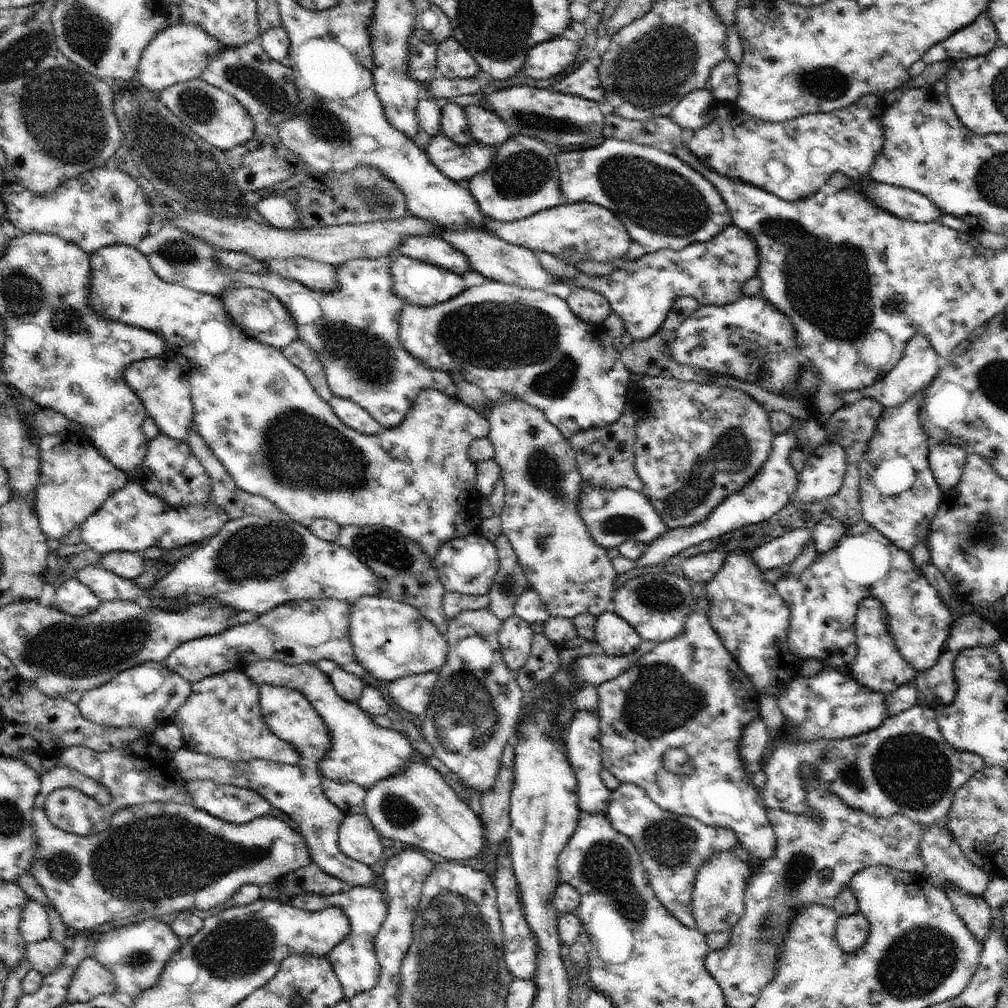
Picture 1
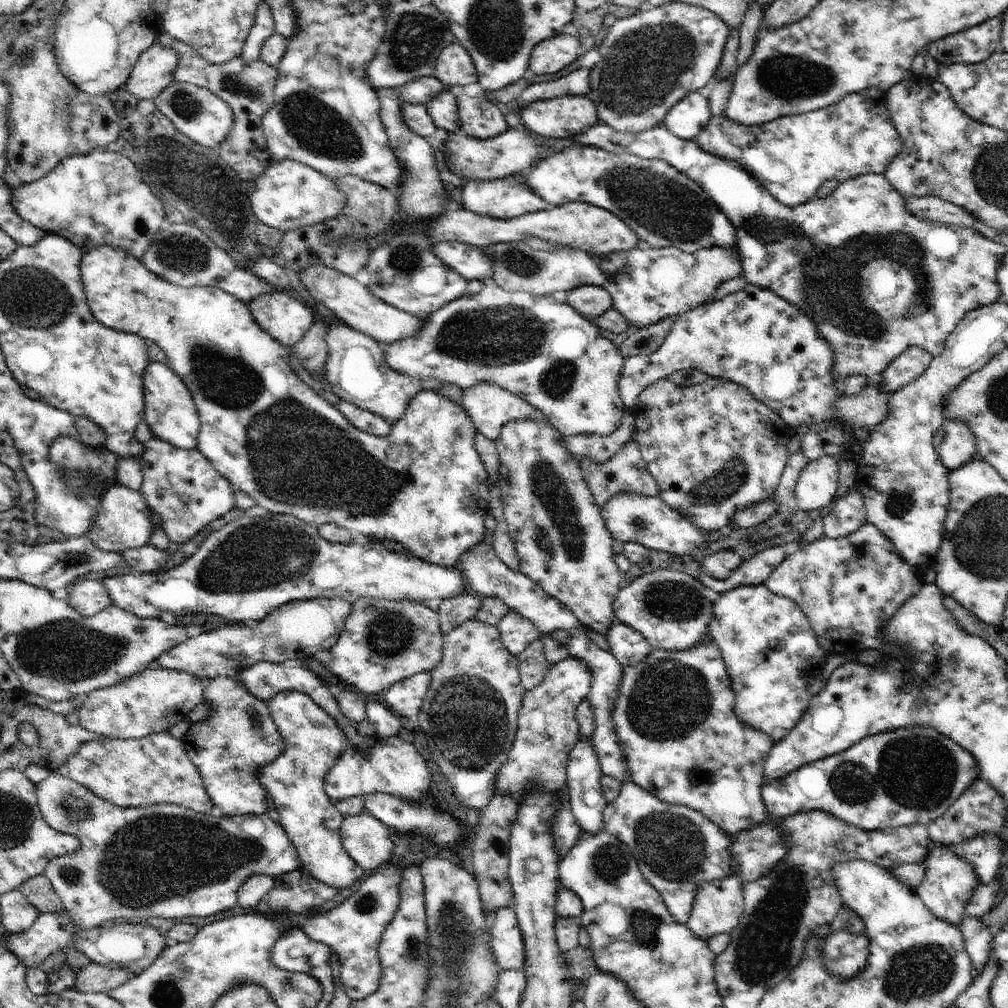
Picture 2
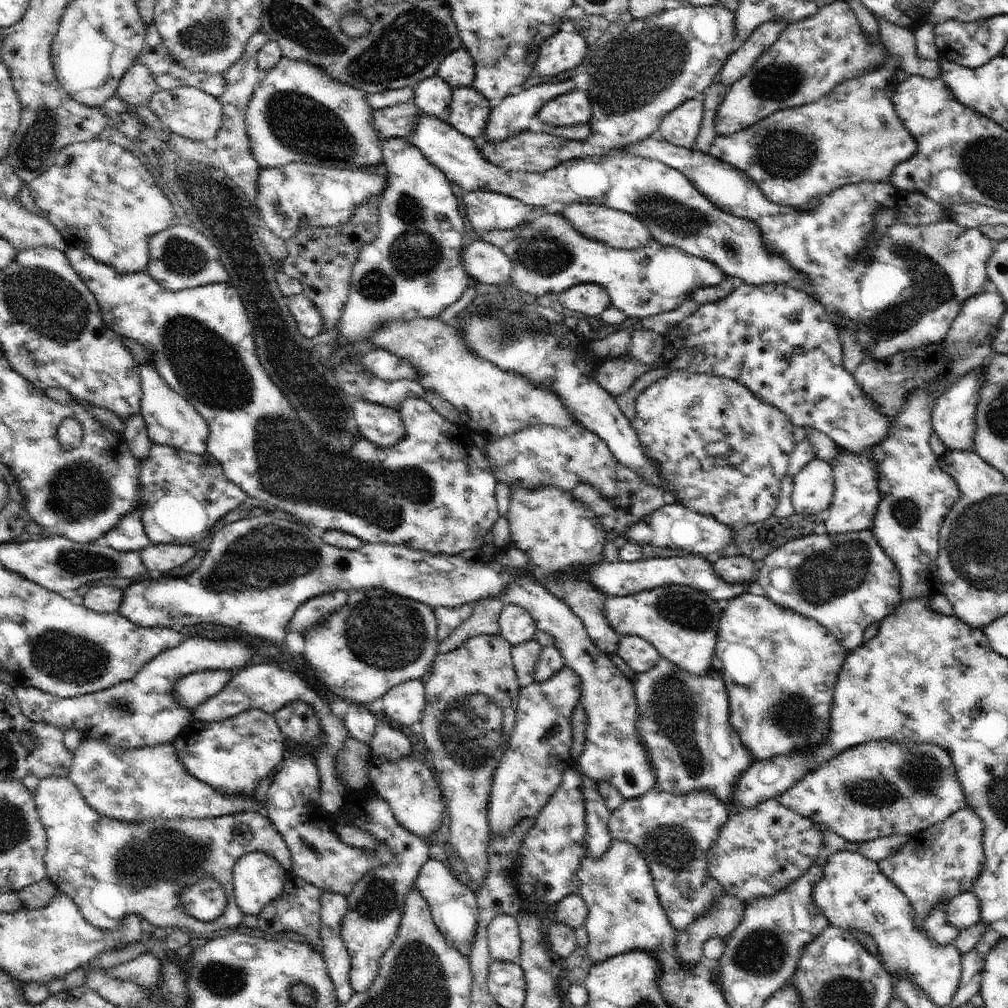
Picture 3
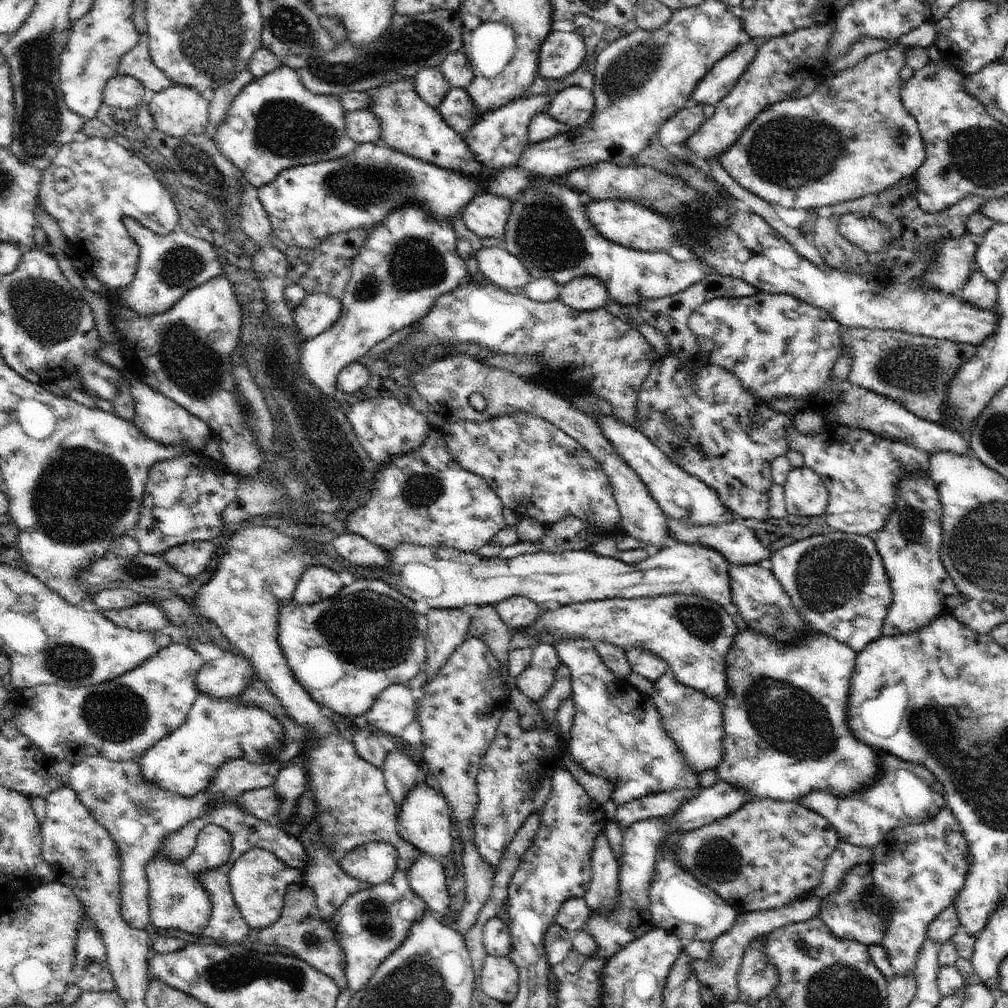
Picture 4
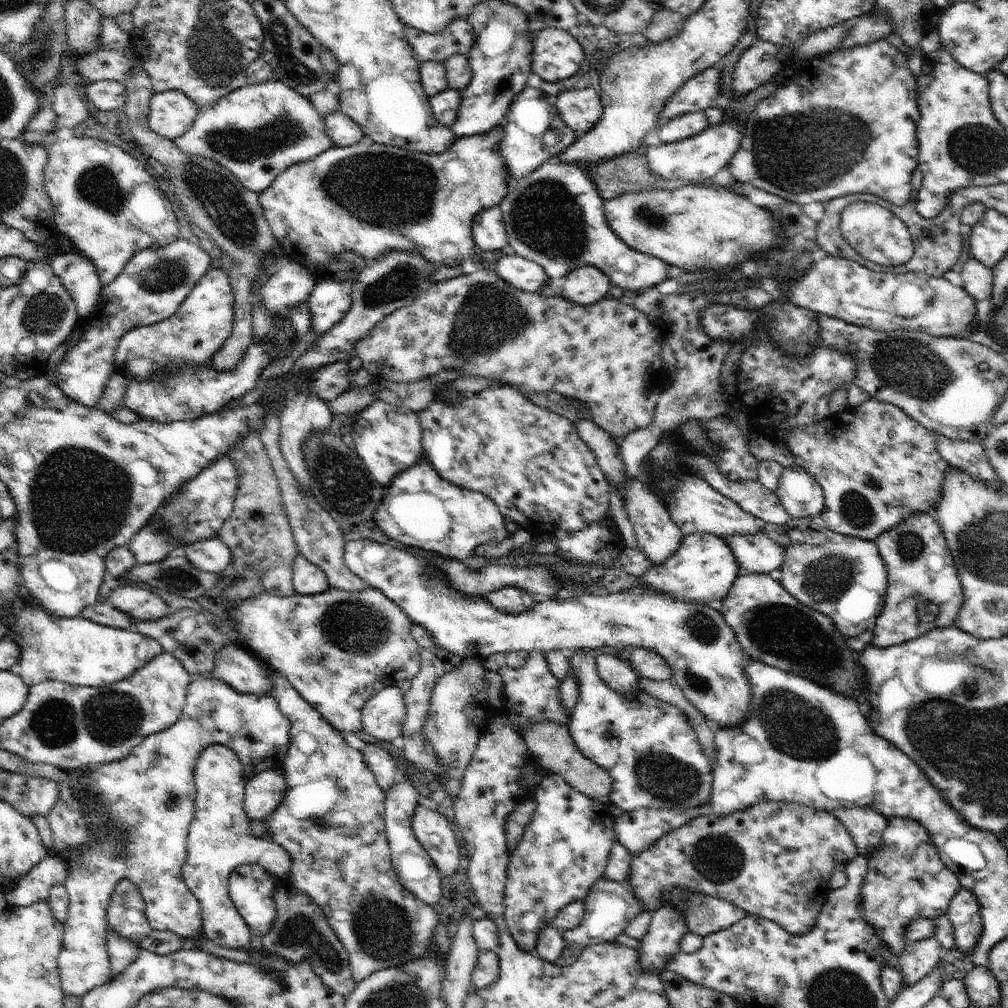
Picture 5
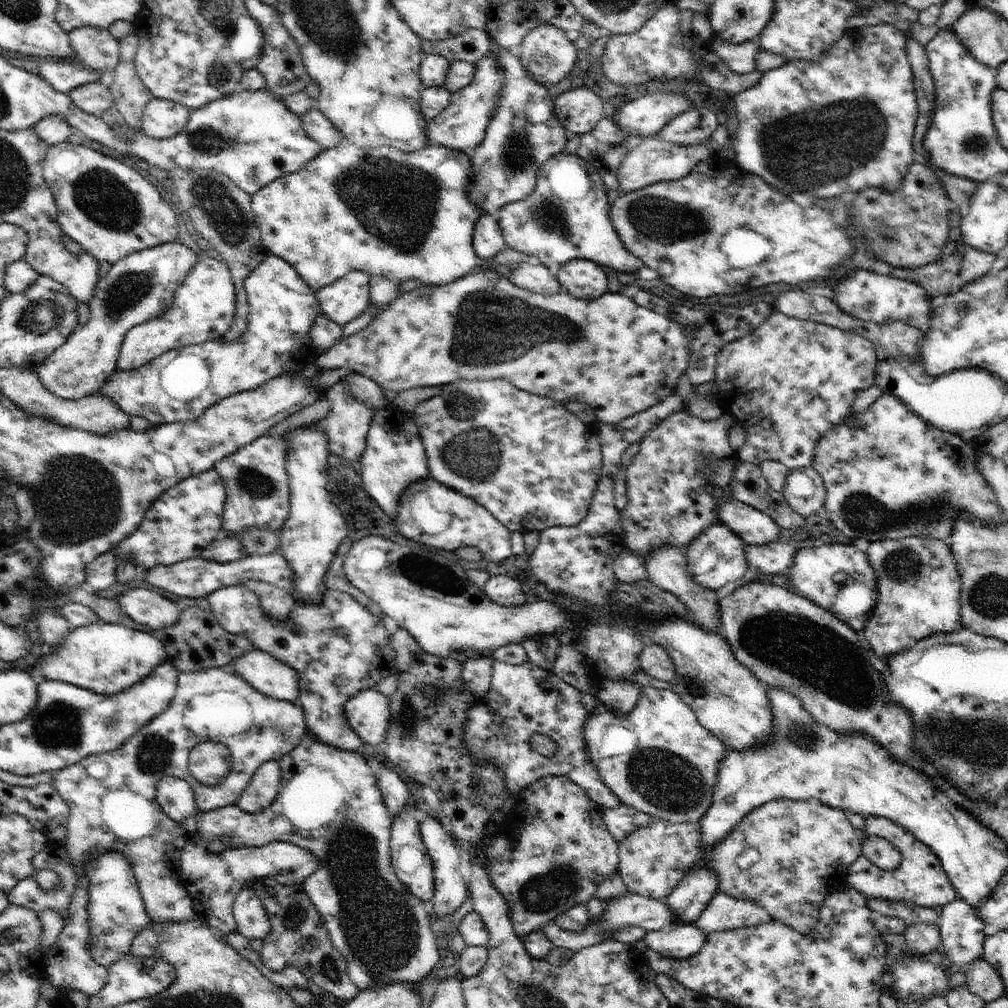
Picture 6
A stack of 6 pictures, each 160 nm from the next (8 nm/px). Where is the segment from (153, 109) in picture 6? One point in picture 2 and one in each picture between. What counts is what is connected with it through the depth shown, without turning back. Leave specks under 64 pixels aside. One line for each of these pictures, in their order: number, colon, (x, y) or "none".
2: (200, 114)
3: (188, 112)
4: (178, 111)
5: (171, 114)

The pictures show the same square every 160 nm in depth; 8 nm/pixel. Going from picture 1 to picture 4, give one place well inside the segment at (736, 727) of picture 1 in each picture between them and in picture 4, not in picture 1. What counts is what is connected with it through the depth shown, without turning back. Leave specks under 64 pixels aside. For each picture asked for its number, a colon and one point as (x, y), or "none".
2: (674, 716)
3: (684, 724)
4: (694, 721)

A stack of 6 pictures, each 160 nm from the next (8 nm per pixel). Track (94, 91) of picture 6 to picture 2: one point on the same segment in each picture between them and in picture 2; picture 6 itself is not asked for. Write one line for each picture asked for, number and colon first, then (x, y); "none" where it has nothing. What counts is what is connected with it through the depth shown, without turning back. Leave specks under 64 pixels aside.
2: (154, 71)
3: (137, 86)
4: (125, 91)
5: (106, 95)

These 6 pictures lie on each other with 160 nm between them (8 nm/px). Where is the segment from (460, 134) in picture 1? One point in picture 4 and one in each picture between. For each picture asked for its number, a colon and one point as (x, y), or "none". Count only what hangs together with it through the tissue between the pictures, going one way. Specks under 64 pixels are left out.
2: (443, 109)
3: (432, 96)
4: (432, 87)

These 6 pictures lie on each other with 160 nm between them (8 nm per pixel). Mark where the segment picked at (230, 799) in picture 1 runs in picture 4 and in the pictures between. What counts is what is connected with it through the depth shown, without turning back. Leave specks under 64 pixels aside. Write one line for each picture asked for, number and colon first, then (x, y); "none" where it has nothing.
2: (238, 737)
3: (232, 756)
4: (217, 729)

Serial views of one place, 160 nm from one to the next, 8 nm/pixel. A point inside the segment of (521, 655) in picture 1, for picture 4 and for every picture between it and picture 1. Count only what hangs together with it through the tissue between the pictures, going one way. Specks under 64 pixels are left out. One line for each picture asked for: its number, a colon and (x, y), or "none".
2: (516, 632)
3: (516, 625)
4: (517, 612)

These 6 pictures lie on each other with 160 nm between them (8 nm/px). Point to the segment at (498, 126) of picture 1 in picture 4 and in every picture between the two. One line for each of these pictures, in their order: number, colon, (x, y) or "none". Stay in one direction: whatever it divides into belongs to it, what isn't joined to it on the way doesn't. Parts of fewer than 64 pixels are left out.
2: (479, 118)
3: (469, 110)
4: (456, 109)

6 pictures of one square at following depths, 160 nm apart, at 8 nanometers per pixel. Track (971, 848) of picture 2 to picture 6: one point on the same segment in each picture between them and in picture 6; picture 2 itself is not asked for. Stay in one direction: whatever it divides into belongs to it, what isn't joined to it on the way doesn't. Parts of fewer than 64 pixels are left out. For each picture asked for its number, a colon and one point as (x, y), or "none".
3: (935, 865)
4: (919, 870)
5: (906, 880)
6: (920, 879)

